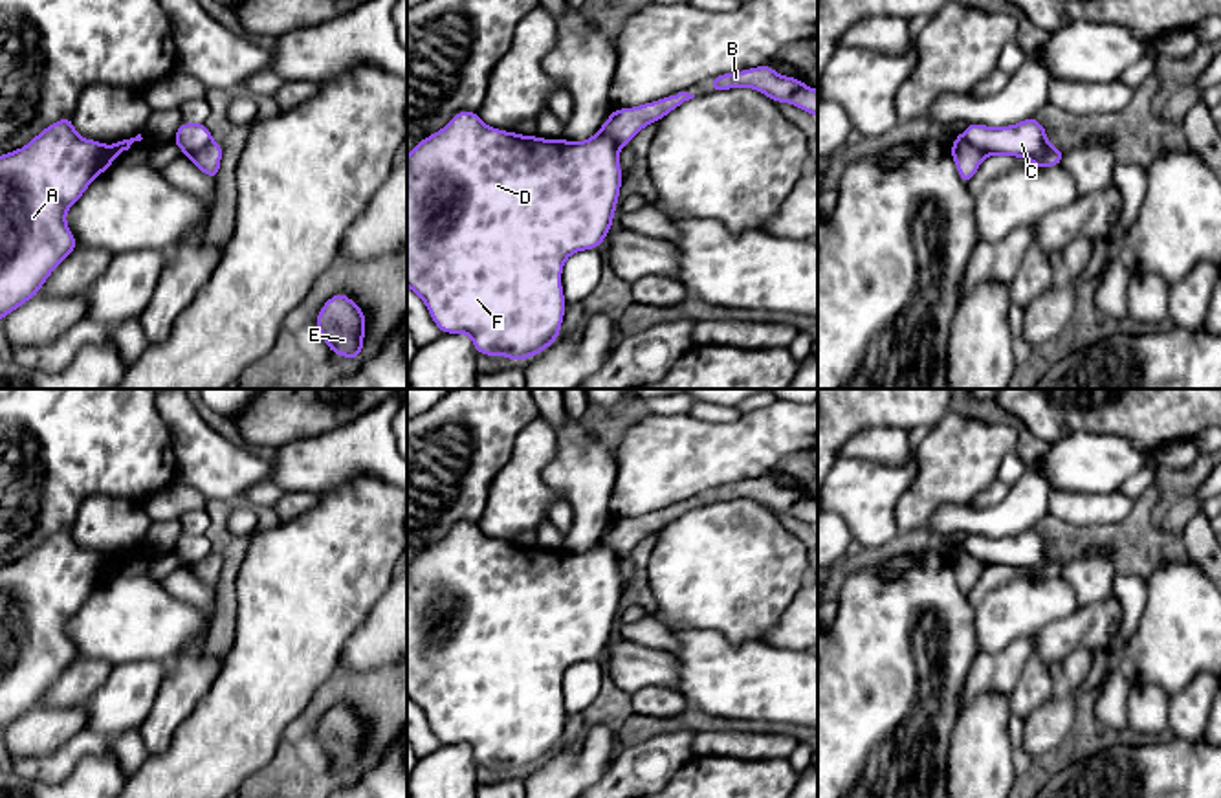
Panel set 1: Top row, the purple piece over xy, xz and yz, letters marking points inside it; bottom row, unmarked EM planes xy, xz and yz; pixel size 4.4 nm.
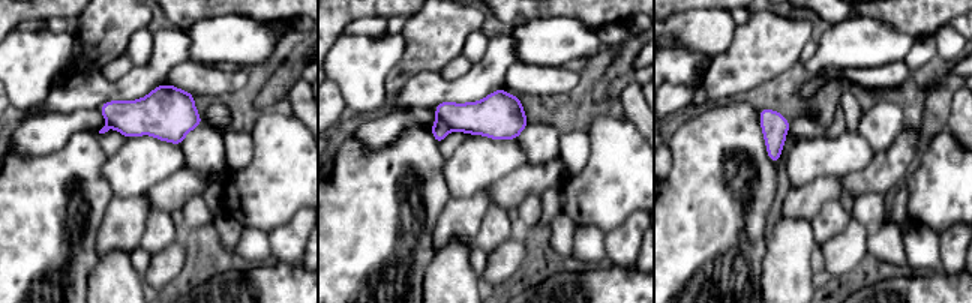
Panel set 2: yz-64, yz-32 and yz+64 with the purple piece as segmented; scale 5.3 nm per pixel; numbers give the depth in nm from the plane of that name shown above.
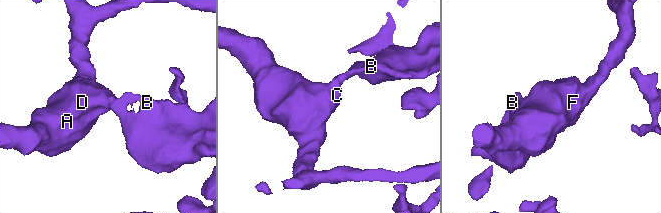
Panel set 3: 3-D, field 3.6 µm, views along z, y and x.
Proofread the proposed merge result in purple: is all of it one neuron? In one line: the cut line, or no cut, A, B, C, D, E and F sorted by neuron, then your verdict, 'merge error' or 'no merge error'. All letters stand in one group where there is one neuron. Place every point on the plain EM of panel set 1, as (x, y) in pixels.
cut in xy along (211, 549), (189, 567); A C D F / B E; merge error

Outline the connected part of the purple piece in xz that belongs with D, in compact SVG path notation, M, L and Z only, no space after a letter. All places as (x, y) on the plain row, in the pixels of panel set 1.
M460 521L407 567L407 697L425 714L442 745L468 745L477 765L522 772L561 745L566 721L565 671L598 660L614 633L622 600L620 554L598 541L572 554L488 538L477 523Z

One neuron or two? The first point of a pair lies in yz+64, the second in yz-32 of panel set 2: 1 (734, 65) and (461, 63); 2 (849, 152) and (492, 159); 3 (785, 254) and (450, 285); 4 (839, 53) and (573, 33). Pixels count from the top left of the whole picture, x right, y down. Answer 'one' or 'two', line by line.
1: two
2: one
3: one
4: one

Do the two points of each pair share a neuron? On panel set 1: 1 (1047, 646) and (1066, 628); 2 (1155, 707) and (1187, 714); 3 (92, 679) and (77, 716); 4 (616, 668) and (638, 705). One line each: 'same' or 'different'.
1: same
2: different
3: different
4: different

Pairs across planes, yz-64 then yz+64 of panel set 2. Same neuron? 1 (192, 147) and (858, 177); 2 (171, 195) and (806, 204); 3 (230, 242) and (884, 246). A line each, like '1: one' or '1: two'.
1: two
2: two
3: one

